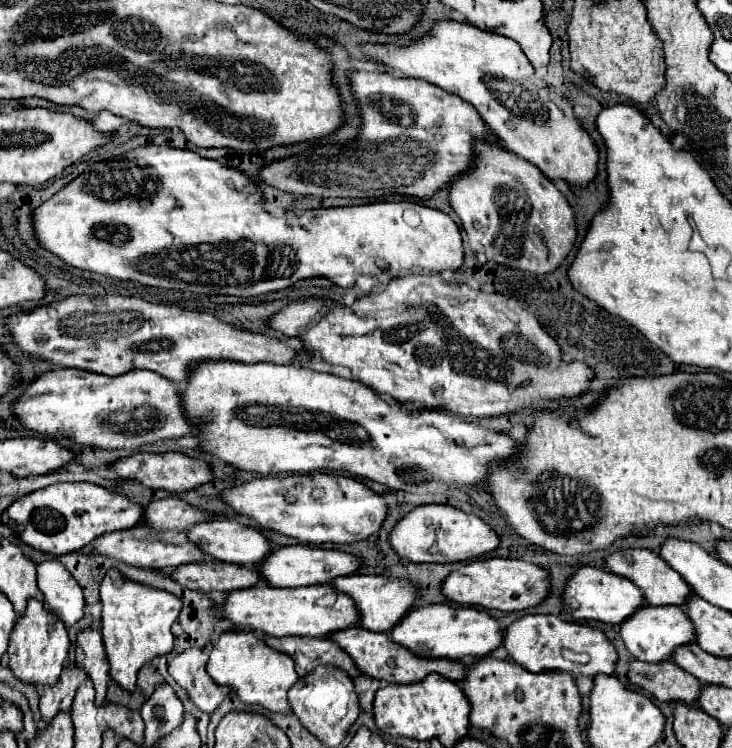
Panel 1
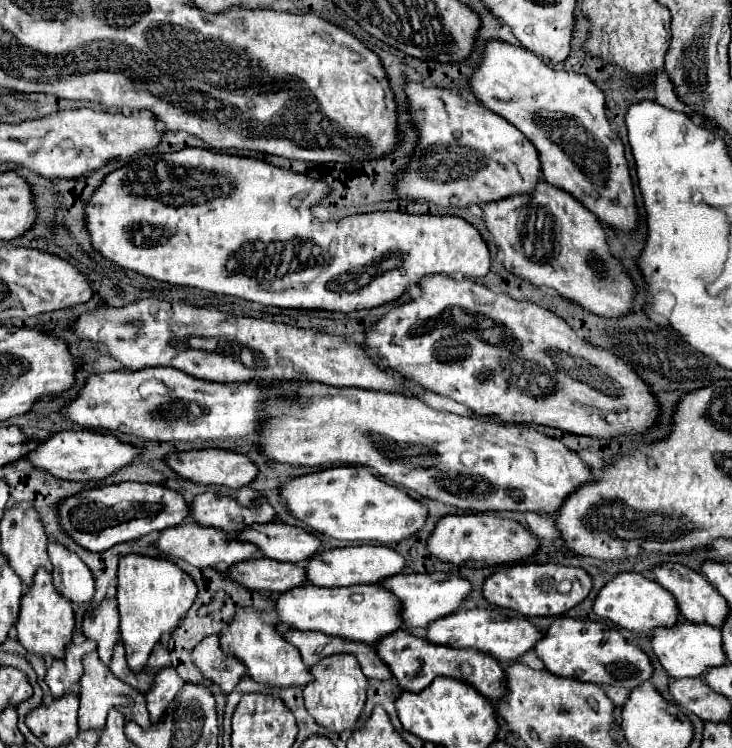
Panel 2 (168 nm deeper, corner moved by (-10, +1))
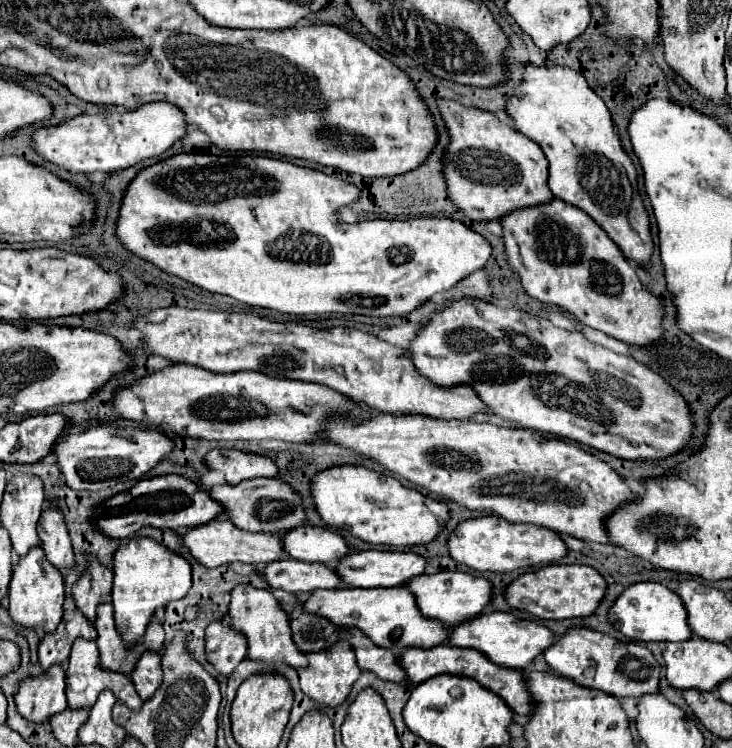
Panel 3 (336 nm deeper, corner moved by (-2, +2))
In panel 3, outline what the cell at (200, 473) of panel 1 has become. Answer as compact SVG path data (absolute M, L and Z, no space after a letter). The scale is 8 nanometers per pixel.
M212 450L206 456L206 464L214 470L224 472L226 482L232 486L254 476L278 474L278 466L270 458L252 452L240 452L240 450Z

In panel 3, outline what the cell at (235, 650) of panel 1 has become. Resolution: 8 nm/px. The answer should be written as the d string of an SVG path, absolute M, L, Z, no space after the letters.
M240 584L232 590L230 602L230 626L238 628L248 638L248 658L254 662L286 662L294 668L306 666L306 656L296 648L290 636L290 620L282 610L280 602L270 594L270 590L254 588L252 584Z

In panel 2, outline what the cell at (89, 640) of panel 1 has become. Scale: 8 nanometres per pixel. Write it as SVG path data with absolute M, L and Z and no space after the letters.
M104 599L98 607L88 609L84 615L84 637L96 641L100 661L110 665L112 651L120 639L116 599Z

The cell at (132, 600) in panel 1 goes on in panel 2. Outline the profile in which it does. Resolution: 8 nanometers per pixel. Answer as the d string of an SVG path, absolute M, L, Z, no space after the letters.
M124 555L118 565L118 611L120 611L120 639L126 649L130 671L140 673L152 649L166 635L172 635L182 617L196 599L194 581L166 559L152 559L142 555Z

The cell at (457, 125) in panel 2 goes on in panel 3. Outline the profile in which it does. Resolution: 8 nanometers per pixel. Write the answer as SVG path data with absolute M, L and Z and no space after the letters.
M438 100L440 112L446 120L448 132L450 132L450 146L444 154L444 176L448 182L448 192L452 202L466 212L468 218L476 222L490 222L500 220L506 216L506 212L514 212L518 208L530 208L530 206L542 206L548 204L554 194L550 192L546 180L548 180L548 164L544 152L534 144L530 138L522 136L514 128L510 128L506 122L502 122L492 112L480 110L480 108L468 108L460 102L452 100Z

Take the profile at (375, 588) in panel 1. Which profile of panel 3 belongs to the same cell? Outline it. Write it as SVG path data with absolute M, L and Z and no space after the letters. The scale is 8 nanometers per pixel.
M440 572L440 574L422 574L412 578L406 588L416 596L418 608L424 616L444 622L446 626L458 626L466 620L480 616L492 600L492 582L482 576L472 576L466 572Z

